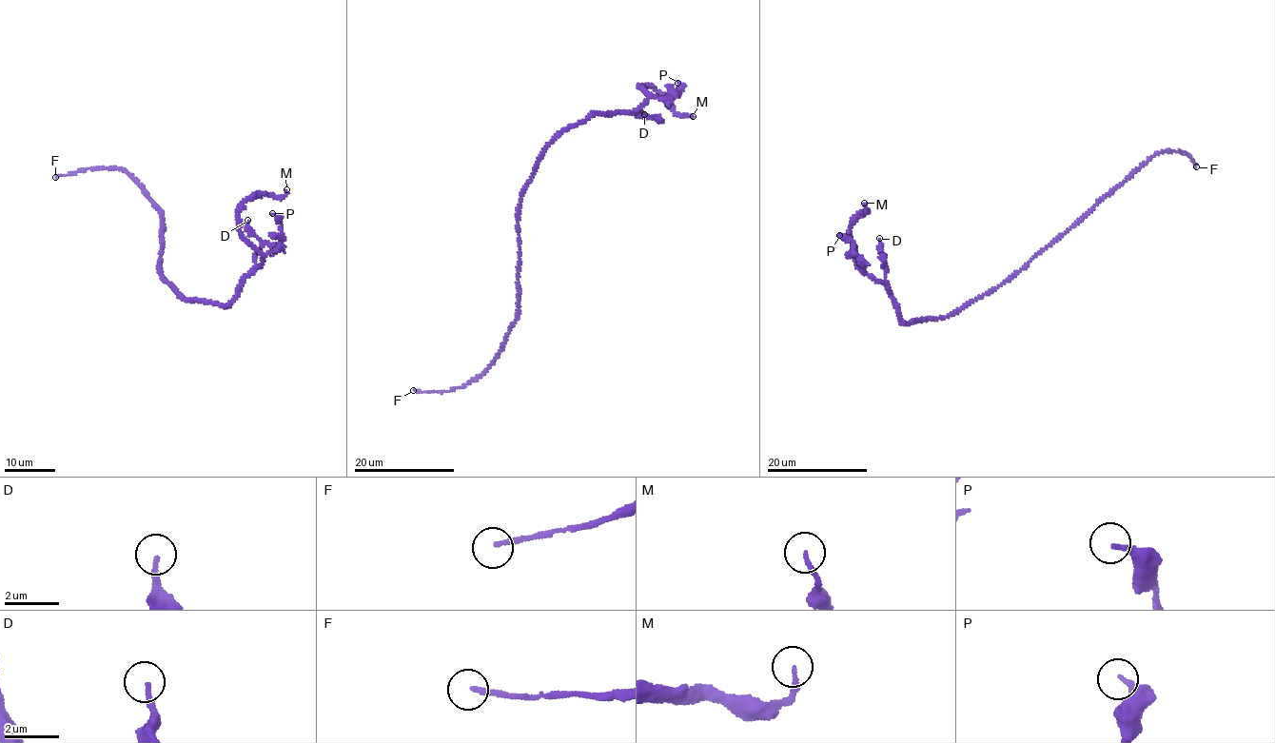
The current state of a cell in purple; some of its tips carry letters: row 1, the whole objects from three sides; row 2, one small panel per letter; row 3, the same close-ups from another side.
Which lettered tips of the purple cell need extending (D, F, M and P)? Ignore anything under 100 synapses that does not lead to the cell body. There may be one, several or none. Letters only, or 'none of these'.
F

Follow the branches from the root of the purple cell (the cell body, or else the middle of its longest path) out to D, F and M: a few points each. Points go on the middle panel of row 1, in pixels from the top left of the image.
D: (523, 193), (541, 157), (561, 131), (594, 115), (634, 112), (649, 117), (644, 114)
F: (523, 193), (517, 224), (519, 309), (505, 341), (483, 374), (461, 386), (438, 391), (413, 390)
M: (523, 193), (561, 131), (594, 115), (635, 109), (649, 95), (638, 86), (651, 87), (676, 113), (693, 116)

